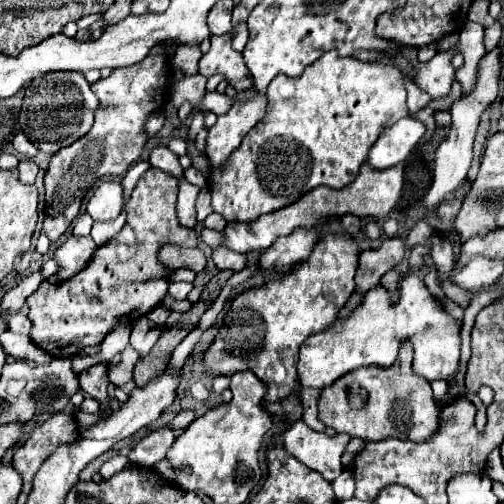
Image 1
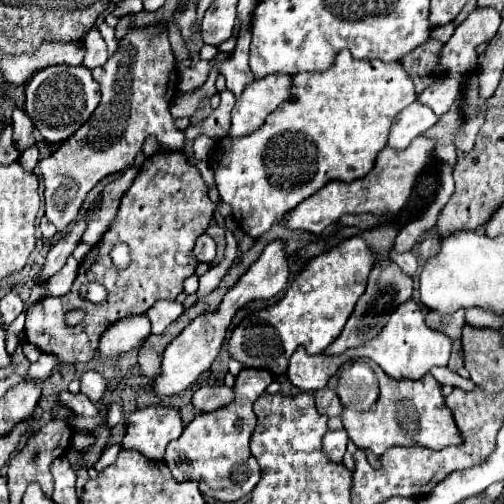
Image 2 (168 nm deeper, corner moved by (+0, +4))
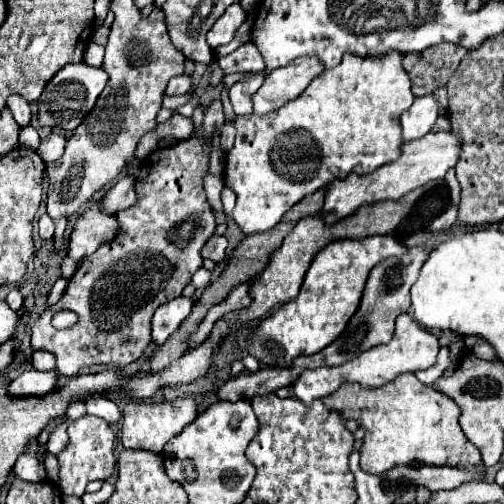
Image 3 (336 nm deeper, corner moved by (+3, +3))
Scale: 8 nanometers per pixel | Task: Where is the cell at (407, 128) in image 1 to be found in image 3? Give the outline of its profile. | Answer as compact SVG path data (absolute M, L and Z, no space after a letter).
M431 95L419 97L413 101L413 105L401 115L401 137L403 143L409 143L413 139L423 137L431 131L435 119L437 119L437 103Z

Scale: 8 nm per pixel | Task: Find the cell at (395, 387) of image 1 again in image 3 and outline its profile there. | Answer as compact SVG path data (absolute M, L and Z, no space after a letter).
M403 373L395 381L383 385L383 387L371 387L363 389L359 383L343 383L335 393L321 399L327 409L335 409L345 419L357 419L359 427L365 429L363 447L361 453L361 467L367 473L383 473L395 465L411 465L411 463L425 463L425 465L449 465L449 467L465 467L471 469L475 465L483 467L477 447L463 435L459 427L459 407L451 397L439 393L437 389L423 385L413 373Z

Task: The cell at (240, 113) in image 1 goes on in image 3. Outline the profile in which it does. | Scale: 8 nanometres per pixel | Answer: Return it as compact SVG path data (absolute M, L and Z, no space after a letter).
M299 57L291 61L291 65L279 67L271 71L259 91L253 95L253 113L267 115L277 111L291 99L299 97L303 89L323 71L323 65L315 61L315 57Z

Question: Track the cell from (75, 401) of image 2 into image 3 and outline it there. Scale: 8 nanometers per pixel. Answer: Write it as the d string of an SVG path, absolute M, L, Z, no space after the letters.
M83 415L83 417L71 421L67 433L69 433L69 445L65 451L61 451L57 455L59 467L61 467L59 489L63 495L81 497L85 493L85 487L89 481L107 479L115 471L115 463L117 463L115 453L113 453L115 433L105 419L93 417L93 415Z

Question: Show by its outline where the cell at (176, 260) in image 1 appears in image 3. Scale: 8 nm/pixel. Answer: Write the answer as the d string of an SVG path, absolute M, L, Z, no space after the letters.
M211 235L211 237L207 239L207 243L203 245L203 249L201 249L201 257L203 257L203 259L211 259L211 261L219 263L219 261L223 261L223 259L225 259L227 245L229 245L229 243L227 243L227 239L225 239L225 237Z

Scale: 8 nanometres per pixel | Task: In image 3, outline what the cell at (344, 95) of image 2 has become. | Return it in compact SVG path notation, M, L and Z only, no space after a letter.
M389 53L387 57L357 57L357 55L343 55L341 63L333 69L325 69L321 75L317 75L309 87L295 99L295 101L289 101L287 105L283 105L281 109L277 109L275 113L267 113L267 117L253 117L253 115L243 115L243 117L237 117L235 125L237 125L237 137L235 137L235 145L231 147L231 151L225 153L225 171L223 171L223 179L225 179L225 185L229 189L235 191L237 195L237 205L233 209L233 219L235 223L241 227L241 231L245 235L253 235L253 233L261 233L261 231L267 231L271 227L275 227L281 217L297 203L301 201L303 197L315 193L317 189L325 187L329 181L333 179L345 179L349 173L357 173L357 175L367 175L367 173L373 173L377 167L385 165L385 163L391 163L395 161L395 157L399 157L399 145L401 145L401 129L399 129L399 115L411 107L413 103L413 93L411 93L411 81L409 81L409 75L405 73L403 65L401 65L401 53Z

